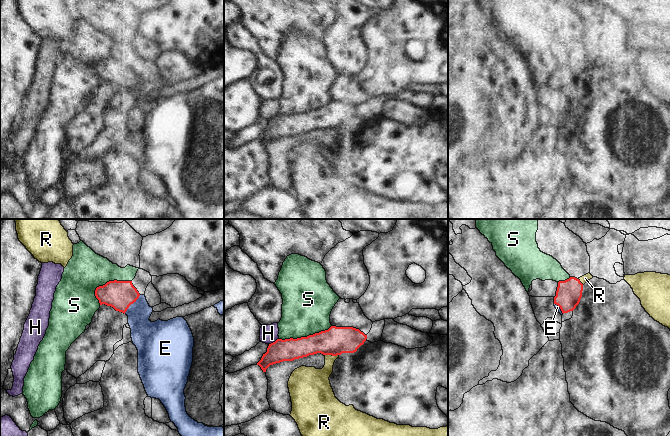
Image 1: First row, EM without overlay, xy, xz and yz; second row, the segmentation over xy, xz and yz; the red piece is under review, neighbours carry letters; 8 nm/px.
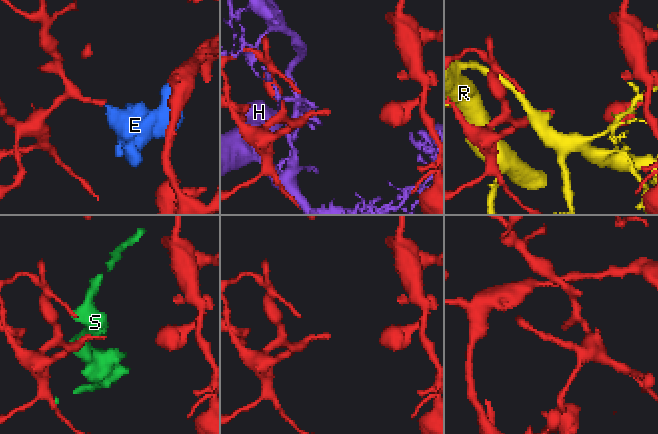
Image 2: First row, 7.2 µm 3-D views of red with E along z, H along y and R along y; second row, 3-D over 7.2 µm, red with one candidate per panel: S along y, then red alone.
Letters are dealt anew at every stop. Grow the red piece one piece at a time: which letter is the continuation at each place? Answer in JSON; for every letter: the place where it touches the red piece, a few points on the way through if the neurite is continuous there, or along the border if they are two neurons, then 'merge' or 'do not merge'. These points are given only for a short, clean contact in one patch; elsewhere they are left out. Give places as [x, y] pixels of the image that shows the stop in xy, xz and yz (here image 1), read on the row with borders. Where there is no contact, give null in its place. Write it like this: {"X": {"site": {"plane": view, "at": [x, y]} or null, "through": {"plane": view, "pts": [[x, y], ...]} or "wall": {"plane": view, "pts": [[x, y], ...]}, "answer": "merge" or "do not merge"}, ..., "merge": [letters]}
{"E": {"site": {"plane": "xy", "at": [131, 303]}, "through": {"plane": "xy", "pts": [[120, 295], [131, 303], [138, 310], [143, 331]]}, "answer": "merge"}, "H": {"site": {"plane": "xz", "at": [273, 342]}, "answer": "do not merge"}, "R": {"site": {"plane": "xz", "at": [331, 354]}, "answer": "do not merge"}, "S": {"site": {"plane": "xz", "at": [305, 337]}, "answer": "do not merge"}, "merge": ["E"]}

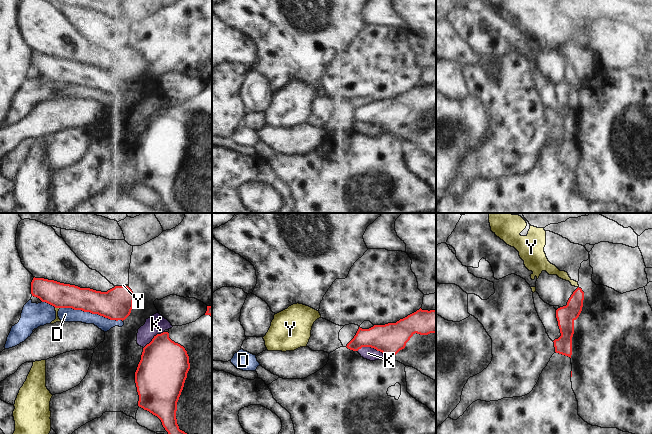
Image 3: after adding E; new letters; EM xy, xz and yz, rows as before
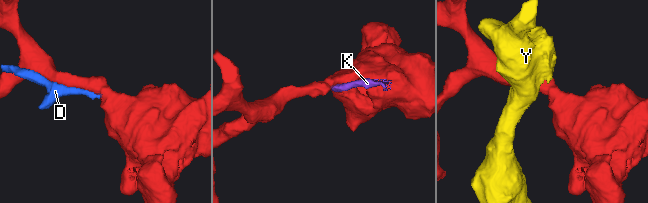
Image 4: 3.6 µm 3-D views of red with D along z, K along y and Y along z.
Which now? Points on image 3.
{"D": {"site": {"plane": "xy", "at": [91, 312]}, "answer": "do not merge"}, "K": {"site": {"plane": "xz", "at": [371, 347]}, "answer": "do not merge"}, "Y": {"site": {"plane": "xy", "at": [57, 307]}, "answer": "do not merge"}, "merge": []}

